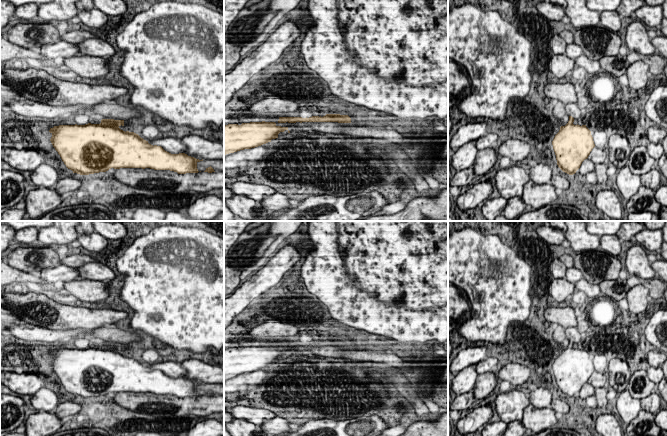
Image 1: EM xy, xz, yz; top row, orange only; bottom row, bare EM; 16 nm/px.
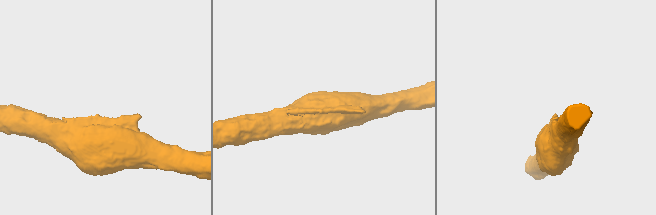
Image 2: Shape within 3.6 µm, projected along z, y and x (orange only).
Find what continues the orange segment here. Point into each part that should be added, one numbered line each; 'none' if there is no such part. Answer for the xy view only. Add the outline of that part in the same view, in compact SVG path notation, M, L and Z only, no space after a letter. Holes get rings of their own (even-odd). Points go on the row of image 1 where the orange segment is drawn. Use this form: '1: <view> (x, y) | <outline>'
none

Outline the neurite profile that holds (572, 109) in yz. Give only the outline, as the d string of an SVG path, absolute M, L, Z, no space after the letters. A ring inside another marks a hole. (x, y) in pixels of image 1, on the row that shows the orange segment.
M570 103L565 105L566 114L572 116L576 121L581 117L581 109L578 107L577 103Z

